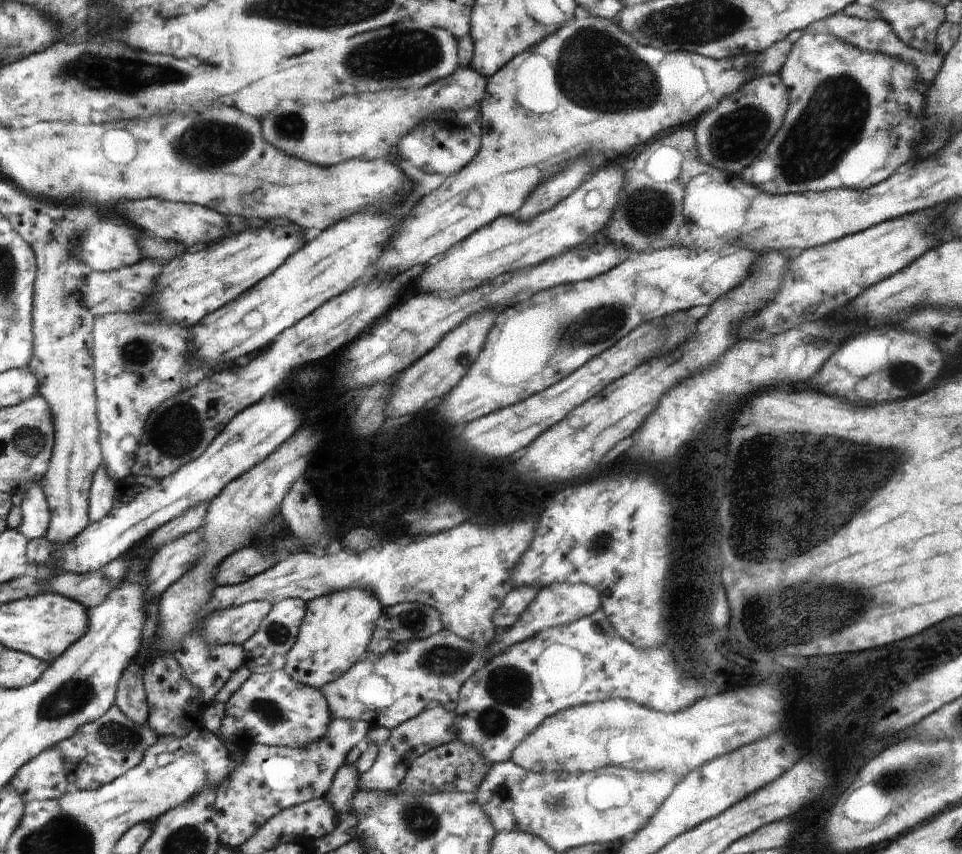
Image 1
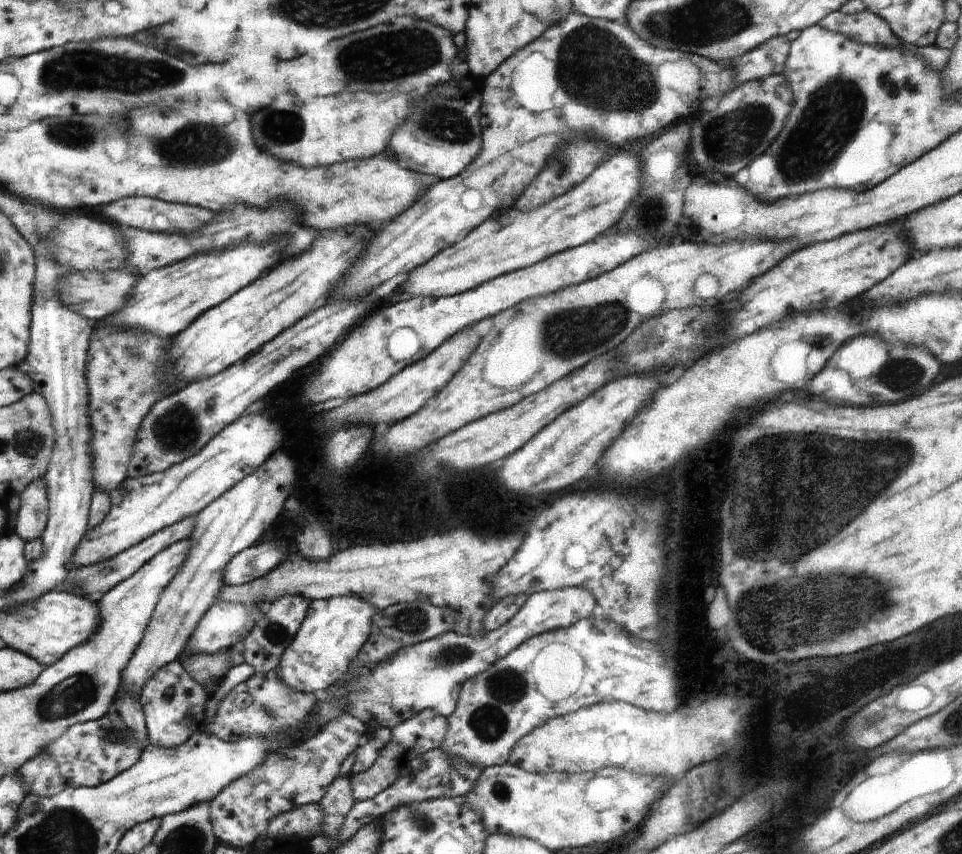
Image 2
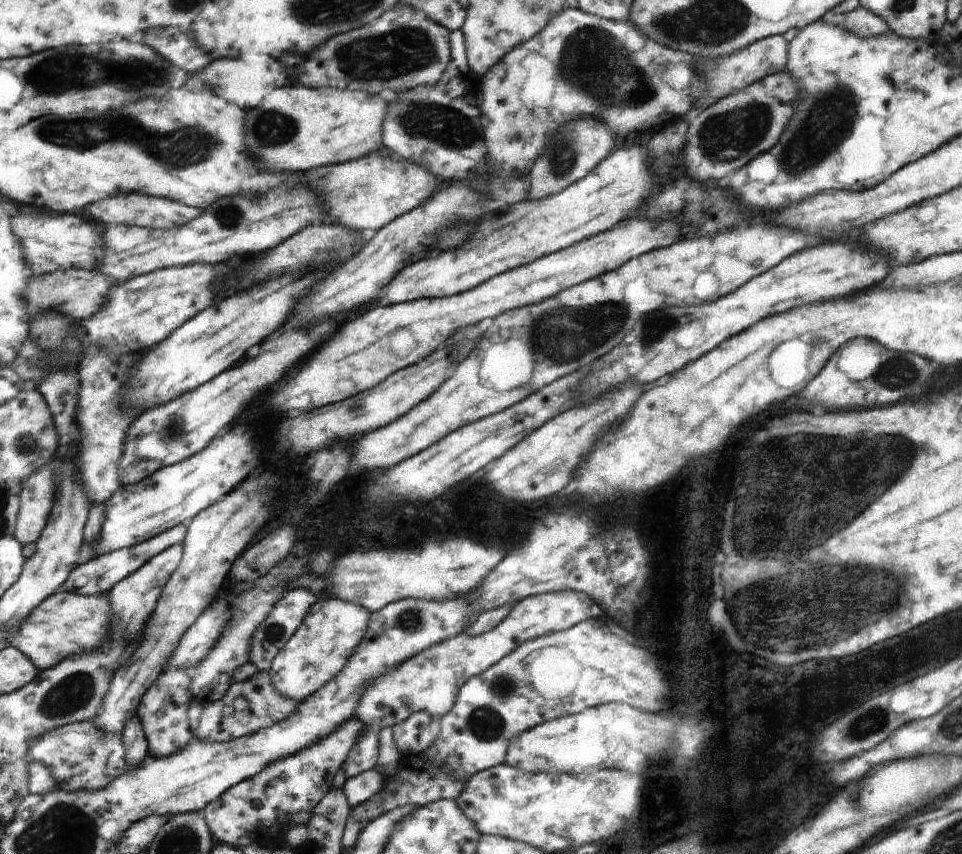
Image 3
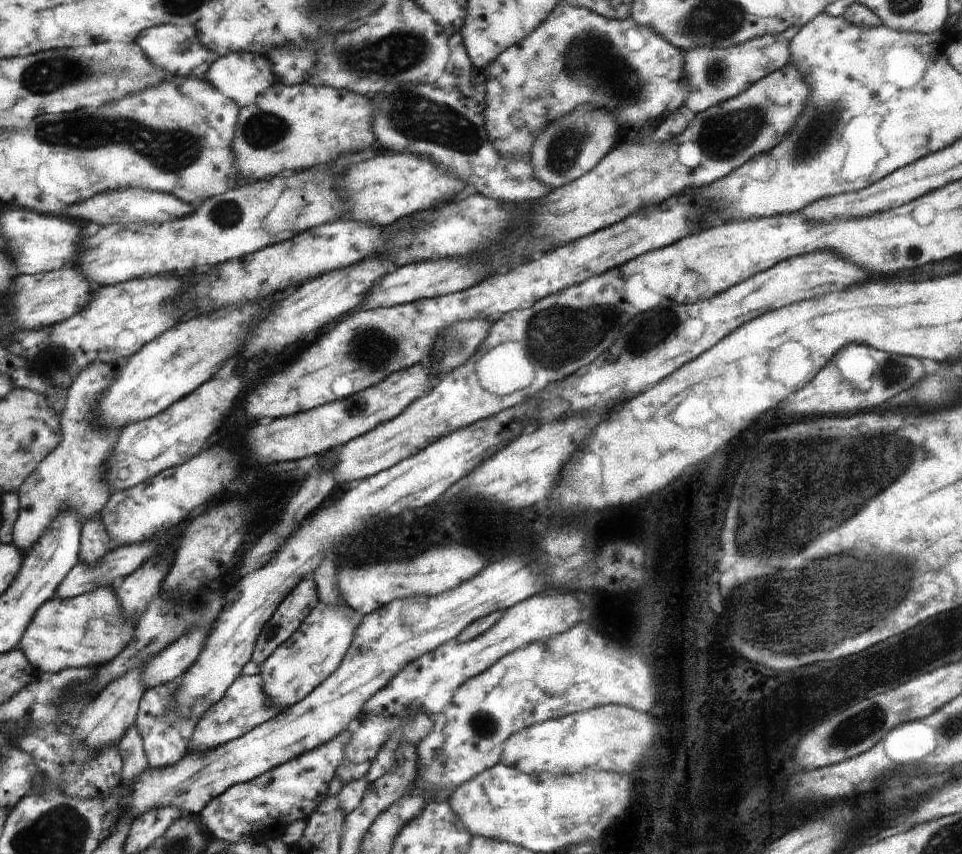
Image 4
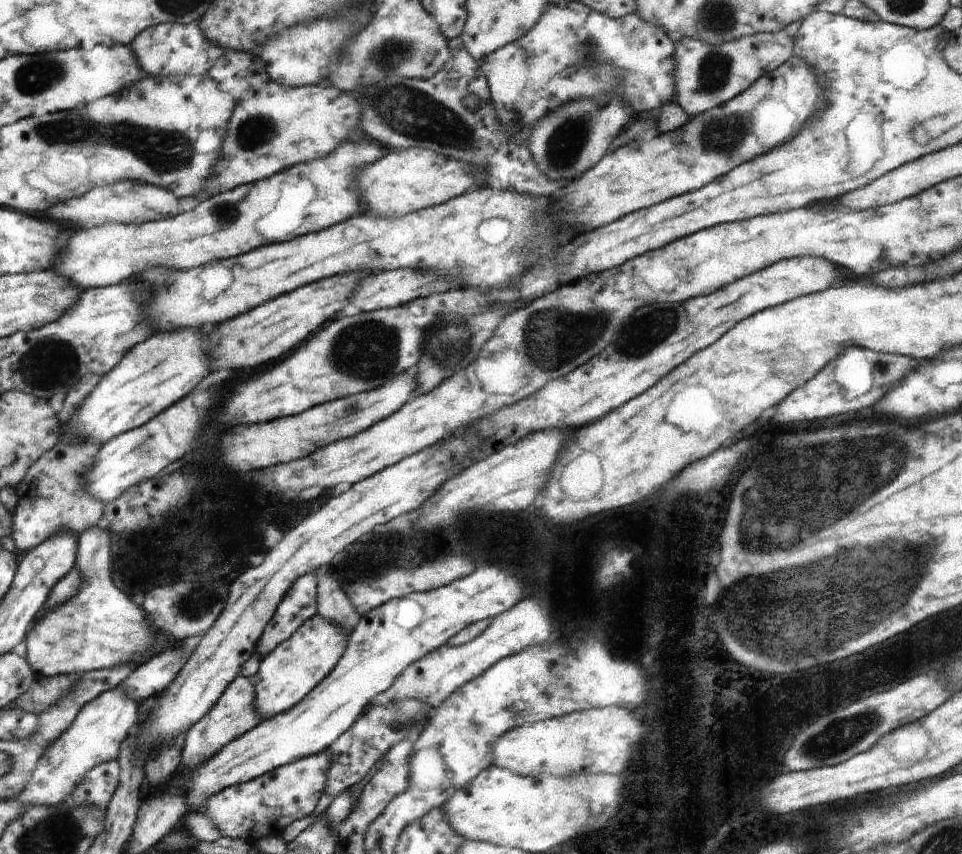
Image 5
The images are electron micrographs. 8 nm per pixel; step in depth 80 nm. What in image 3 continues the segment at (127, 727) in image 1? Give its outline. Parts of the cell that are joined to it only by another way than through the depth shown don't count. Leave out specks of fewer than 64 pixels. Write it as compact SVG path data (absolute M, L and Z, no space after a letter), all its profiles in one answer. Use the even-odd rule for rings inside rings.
M82 721L52 729L31 747L28 761L40 761L48 765L59 788L66 791L100 790L127 770L121 732L105 731L94 721Z

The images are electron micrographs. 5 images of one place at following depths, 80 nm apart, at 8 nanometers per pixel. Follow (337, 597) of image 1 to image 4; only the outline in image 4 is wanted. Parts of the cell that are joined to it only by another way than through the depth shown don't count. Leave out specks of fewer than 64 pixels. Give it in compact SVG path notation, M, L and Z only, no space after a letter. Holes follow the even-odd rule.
M319 603L314 610L308 614L306 620L300 625L294 634L285 640L260 666L260 674L263 678L264 690L273 705L280 707L280 710L291 707L297 702L306 698L314 692L319 685L322 685L332 673L343 662L348 649L354 644L355 634L358 632L360 622L355 619L355 610L344 605L325 605Z

